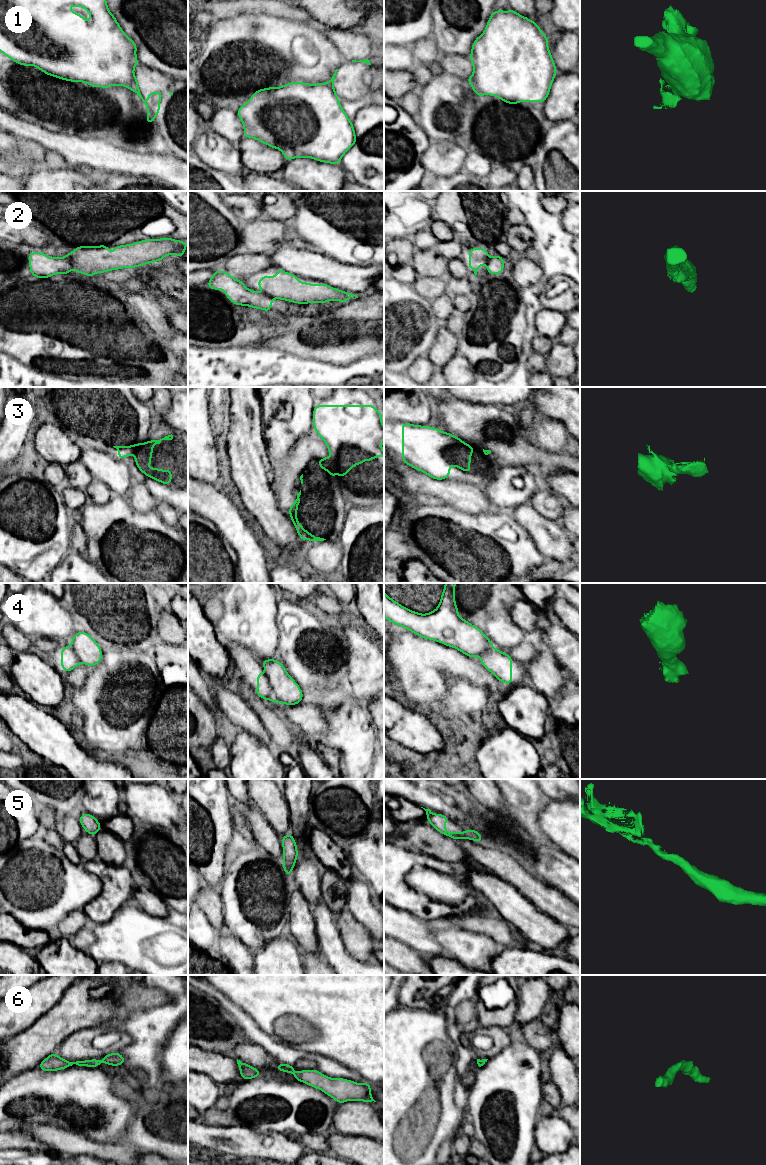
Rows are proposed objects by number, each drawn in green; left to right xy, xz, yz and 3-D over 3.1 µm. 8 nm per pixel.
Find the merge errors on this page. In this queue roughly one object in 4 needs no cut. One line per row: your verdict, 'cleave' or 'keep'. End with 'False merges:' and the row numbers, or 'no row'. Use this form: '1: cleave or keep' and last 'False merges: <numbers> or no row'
1: cleave
2: cleave
3: cleave
4: cleave
5: keep
6: keep
False merges: 1, 2, 3, 4

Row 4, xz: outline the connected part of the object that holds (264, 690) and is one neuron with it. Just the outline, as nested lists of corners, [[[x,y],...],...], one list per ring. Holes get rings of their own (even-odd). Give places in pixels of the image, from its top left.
[[[265,673],[257,674],[257,689],[255,693],[264,700],[269,700],[275,703],[275,698],[269,679]]]

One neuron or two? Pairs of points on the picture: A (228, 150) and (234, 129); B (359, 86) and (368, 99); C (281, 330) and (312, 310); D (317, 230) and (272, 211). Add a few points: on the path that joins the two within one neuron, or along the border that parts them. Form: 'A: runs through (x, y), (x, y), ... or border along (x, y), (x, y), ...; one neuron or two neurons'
A: border along (210, 130), (237, 143); two neurons
B: runs through (362, 89), (368, 96); one neuron
C: border along (280, 318), (286, 321), (297, 322); two neurons
D: border along (295, 202), (295, 213), (289, 219); two neurons

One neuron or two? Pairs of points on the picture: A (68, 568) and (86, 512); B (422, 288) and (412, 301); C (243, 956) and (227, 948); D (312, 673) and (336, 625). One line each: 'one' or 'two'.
A: two
B: two
C: one
D: one

